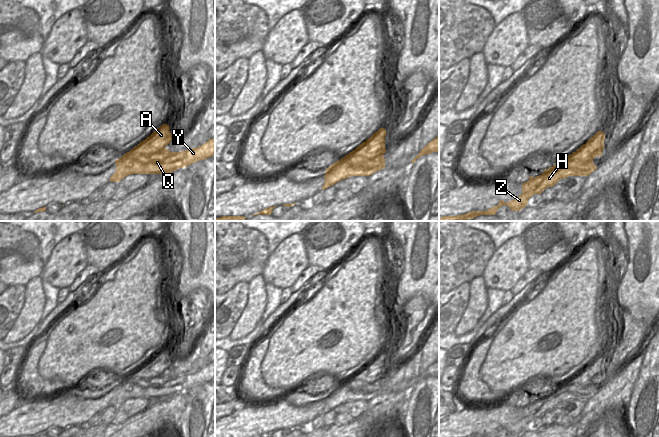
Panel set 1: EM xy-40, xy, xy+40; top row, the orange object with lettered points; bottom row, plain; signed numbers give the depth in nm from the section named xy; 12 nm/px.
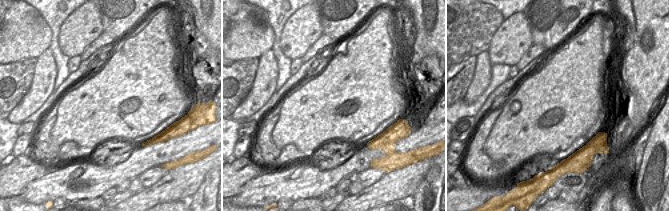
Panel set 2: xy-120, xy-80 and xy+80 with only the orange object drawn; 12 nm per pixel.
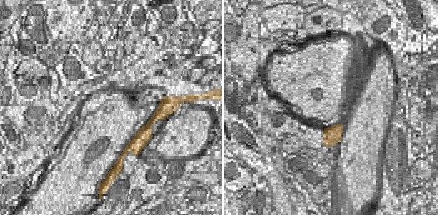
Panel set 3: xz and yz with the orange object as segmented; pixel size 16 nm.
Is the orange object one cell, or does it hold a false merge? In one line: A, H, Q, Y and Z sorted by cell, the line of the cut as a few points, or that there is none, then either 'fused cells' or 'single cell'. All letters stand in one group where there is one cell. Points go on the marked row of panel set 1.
A / H Q Y Z | xy (382, 154), (373, 158), (352, 156), (346, 159), (344, 157) | fused cells

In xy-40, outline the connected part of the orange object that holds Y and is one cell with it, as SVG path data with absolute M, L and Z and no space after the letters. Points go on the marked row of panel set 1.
M215 138L209 139L197 148L181 152L170 152L167 148L156 154L134 154L129 151L115 160L116 171L110 177L110 181L119 182L131 174L169 174L213 155Z

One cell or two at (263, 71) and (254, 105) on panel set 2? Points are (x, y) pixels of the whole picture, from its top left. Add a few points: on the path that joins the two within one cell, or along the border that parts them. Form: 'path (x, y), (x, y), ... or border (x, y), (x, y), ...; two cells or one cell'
path (263, 79), (263, 88), (257, 97); one cell

